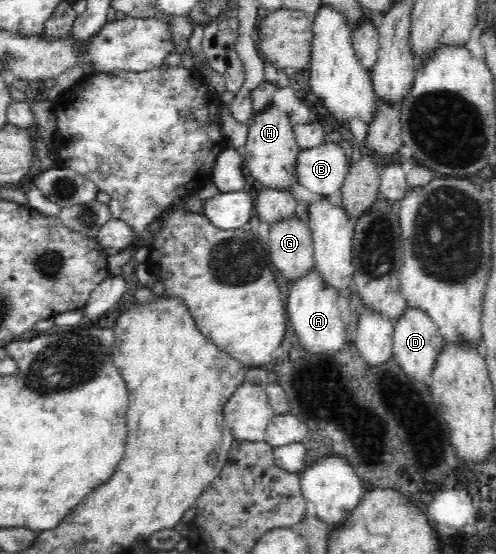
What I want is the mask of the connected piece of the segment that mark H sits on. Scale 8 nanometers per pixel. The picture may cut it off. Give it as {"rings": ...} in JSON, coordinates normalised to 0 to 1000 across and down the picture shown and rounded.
{"rings":[[[546,182],[526,200],[512,200],[502,217],[504,222],[496,224],[498,251],[490,262],[492,292],[500,309],[532,339],[565,345],[579,341],[587,347],[587,334],[595,334],[595,300],[605,265],[597,256],[583,209]]]}

